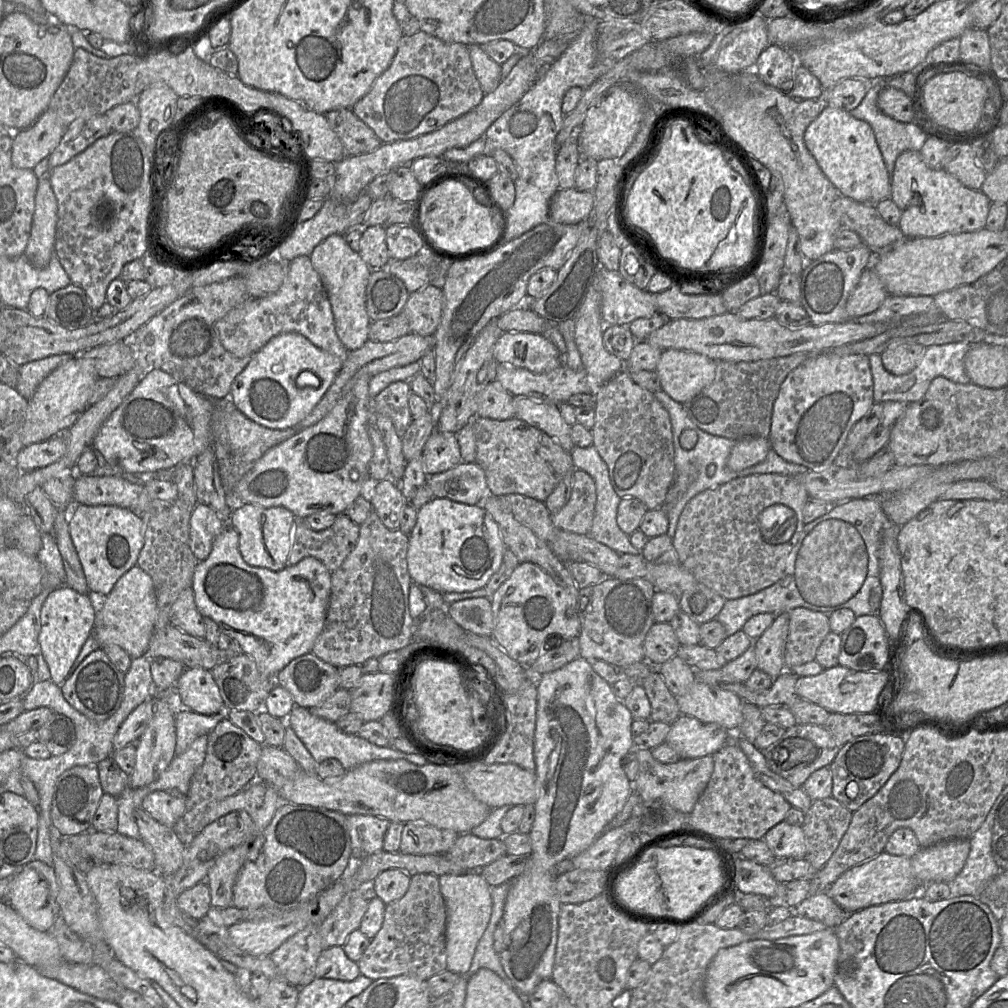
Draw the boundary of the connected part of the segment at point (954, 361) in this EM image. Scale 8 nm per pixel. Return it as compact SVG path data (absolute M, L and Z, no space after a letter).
M955 342L943 345L931 345L925 348L923 357L915 368L903 375L893 375L883 366L881 354L869 355L869 366L873 378L874 402L897 401L904 404L921 400L936 377L945 377L952 382L969 384L971 382L964 367L964 358L972 344Z

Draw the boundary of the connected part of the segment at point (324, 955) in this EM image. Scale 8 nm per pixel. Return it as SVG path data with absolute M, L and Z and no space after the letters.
M342 946L324 949L316 963L316 978L353 981L360 975L357 962L348 958Z

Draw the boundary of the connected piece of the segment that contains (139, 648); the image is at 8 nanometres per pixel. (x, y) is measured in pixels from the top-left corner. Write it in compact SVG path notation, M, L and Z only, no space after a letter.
M137 564L127 570L112 590L97 600L97 611L92 634L103 647L116 644L134 659L146 655L157 617L157 601L152 578Z

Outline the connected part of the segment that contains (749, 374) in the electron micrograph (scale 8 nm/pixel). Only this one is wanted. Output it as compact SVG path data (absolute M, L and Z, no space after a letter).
M798 352L788 356L750 362L715 361L713 381L683 403L689 418L703 431L728 439L769 438L773 405L787 375L821 352Z

